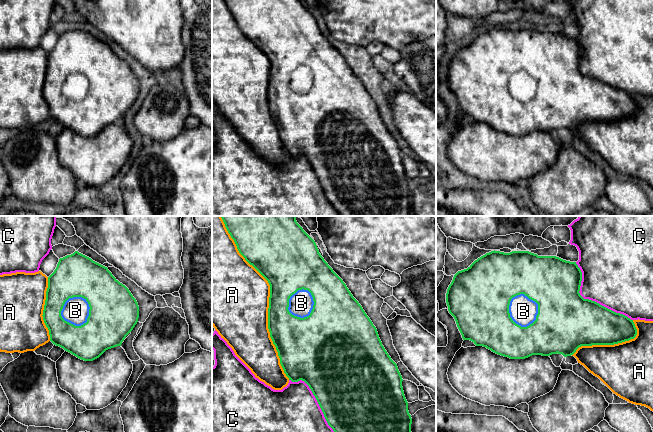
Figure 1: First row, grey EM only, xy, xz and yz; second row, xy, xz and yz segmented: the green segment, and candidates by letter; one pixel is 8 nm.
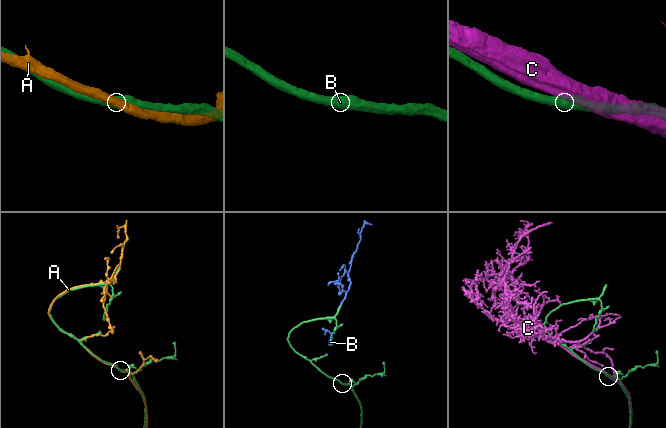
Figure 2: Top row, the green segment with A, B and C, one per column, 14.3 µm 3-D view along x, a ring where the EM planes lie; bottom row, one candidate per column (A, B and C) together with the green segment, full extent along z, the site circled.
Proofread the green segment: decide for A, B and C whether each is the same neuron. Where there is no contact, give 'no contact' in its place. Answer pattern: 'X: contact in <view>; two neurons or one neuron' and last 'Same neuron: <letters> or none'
A: contact in xz; two neurons
B: contact in yz; one neuron
C: contact in yz; two neurons
Same neuron: B

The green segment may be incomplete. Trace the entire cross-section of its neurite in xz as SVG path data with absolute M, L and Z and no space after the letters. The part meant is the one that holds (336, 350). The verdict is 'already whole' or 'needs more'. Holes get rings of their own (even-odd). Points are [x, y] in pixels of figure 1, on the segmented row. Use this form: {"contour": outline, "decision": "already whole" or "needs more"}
{"contour": "M221 216L225 227L234 240L239 253L269 283L268 329L276 347L280 364L292 382L304 381L315 396L328 425L334 432L411 432L412 418L402 387L402 376L397 364L391 359L379 338L376 327L359 302L353 297L343 280L333 271L319 253L315 241L297 223L296 216Z", "decision": "needs more"}

